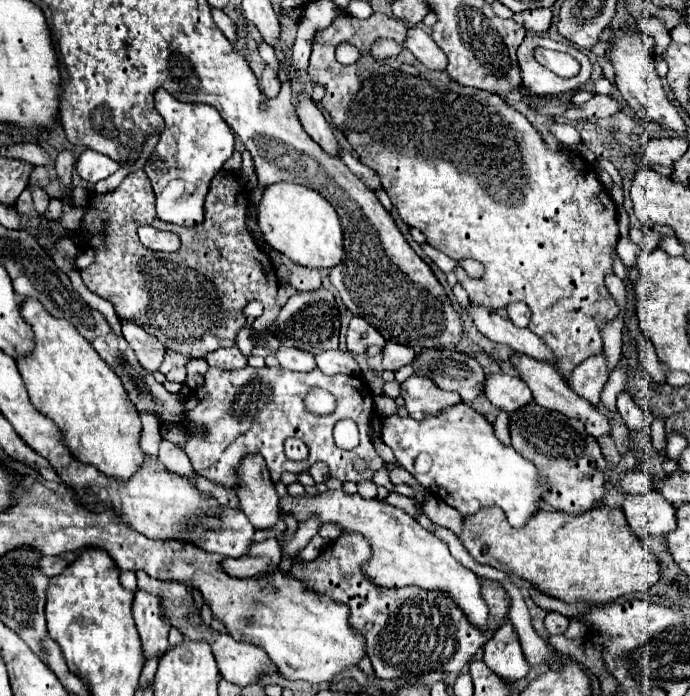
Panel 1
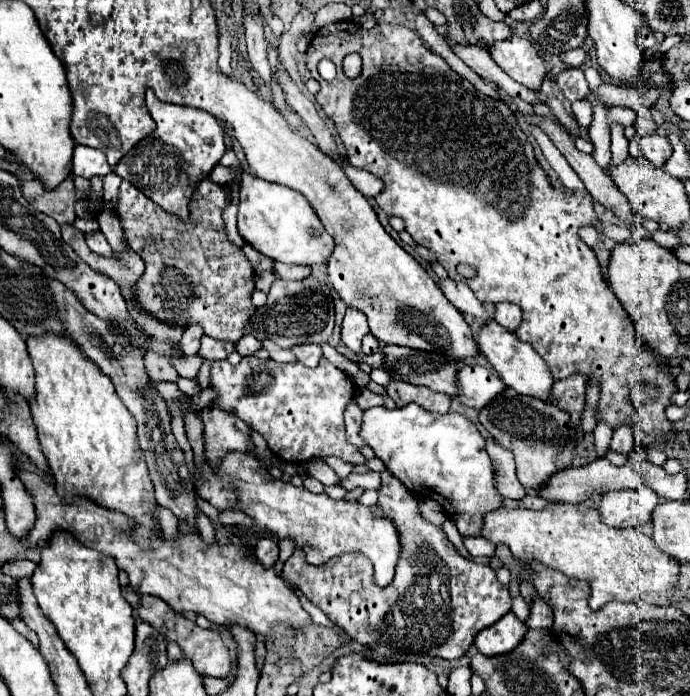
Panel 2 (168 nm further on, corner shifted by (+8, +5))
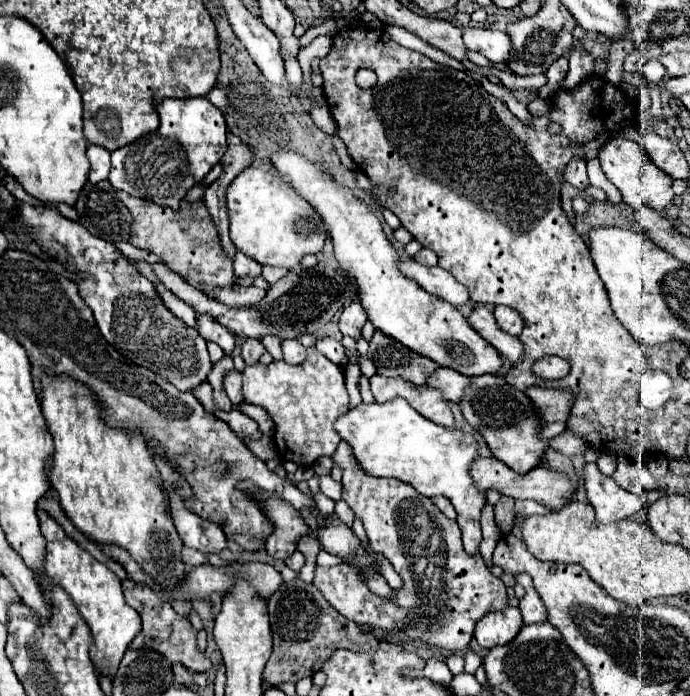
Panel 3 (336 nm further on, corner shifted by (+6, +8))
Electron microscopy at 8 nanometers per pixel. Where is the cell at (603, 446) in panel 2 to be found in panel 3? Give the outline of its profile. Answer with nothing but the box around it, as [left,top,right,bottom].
[584,464,644,524]

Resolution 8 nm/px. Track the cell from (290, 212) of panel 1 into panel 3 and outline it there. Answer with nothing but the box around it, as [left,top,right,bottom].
[226,166,326,268]

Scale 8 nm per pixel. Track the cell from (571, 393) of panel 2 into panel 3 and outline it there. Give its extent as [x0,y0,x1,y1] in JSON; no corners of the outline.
[526,386,570,440]

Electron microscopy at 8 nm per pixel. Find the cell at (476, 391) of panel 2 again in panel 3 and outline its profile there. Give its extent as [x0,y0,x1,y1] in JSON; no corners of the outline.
[426,368,470,402]

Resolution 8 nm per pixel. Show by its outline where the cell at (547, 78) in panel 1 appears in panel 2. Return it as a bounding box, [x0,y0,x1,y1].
[490,35,552,89]

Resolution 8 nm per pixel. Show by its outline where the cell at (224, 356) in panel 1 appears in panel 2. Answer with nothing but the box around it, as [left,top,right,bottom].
[198,337,234,359]

